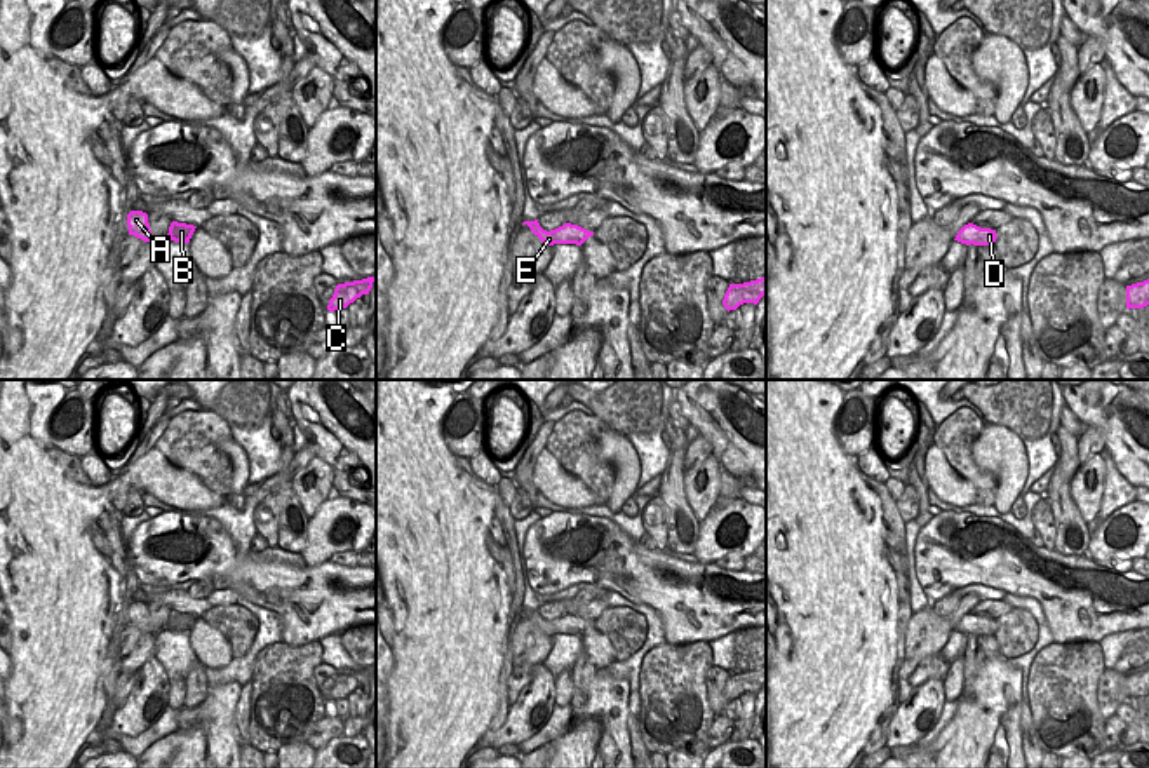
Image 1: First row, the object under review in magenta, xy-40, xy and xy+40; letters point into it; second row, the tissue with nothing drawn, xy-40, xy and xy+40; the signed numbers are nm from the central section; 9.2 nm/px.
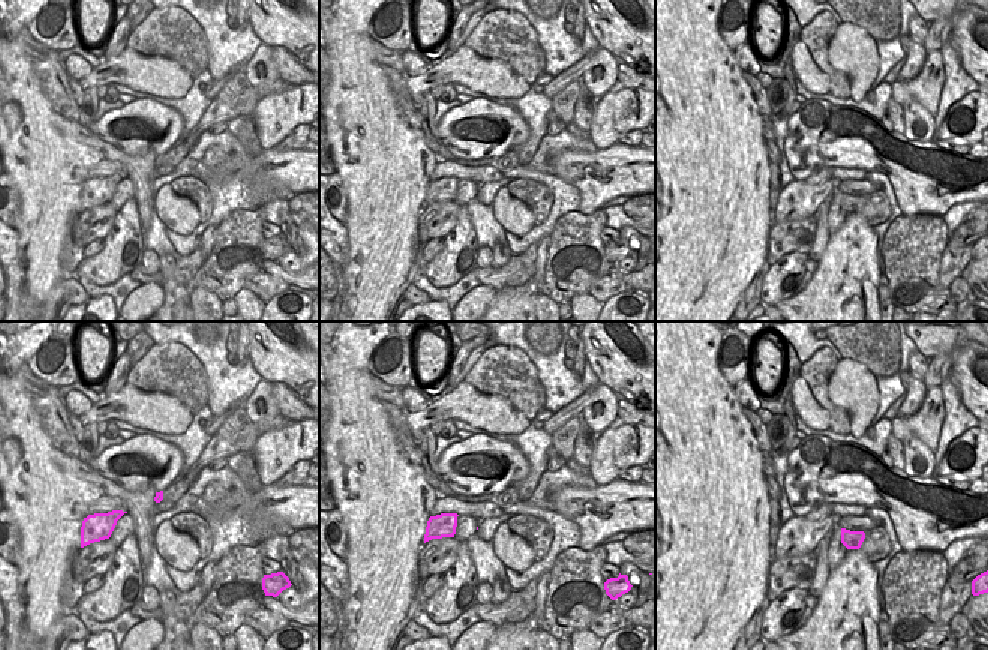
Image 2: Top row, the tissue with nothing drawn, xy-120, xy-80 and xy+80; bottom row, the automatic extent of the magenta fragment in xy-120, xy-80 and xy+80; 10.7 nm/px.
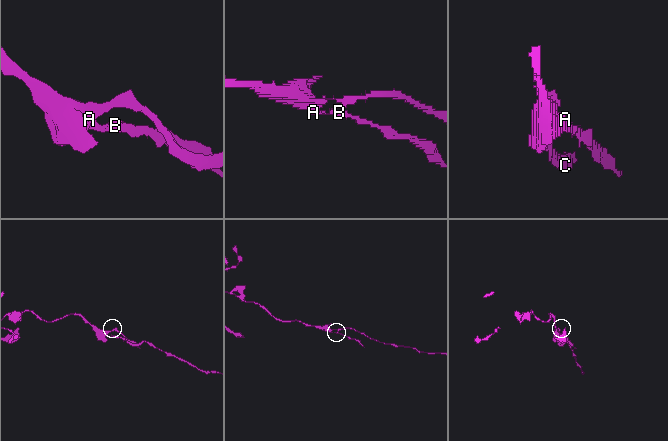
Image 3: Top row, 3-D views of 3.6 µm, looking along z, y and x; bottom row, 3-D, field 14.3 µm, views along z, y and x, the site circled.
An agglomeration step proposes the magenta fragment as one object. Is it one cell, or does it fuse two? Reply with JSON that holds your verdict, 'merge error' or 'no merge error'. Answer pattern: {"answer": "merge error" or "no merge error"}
{"answer": "merge error"}

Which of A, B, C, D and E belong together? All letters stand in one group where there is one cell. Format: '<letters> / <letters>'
A C E / B D

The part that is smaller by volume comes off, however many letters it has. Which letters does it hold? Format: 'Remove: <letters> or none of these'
Remove: B, D

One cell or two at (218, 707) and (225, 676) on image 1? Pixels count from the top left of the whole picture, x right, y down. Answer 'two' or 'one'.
two

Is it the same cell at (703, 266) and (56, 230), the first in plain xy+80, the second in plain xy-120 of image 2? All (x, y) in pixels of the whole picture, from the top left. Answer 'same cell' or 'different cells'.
same cell

